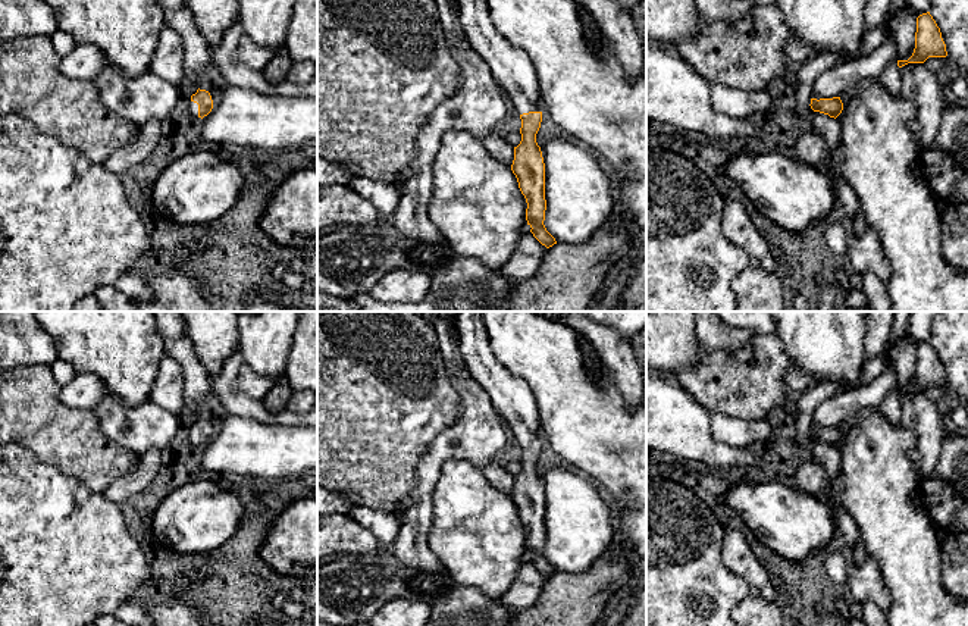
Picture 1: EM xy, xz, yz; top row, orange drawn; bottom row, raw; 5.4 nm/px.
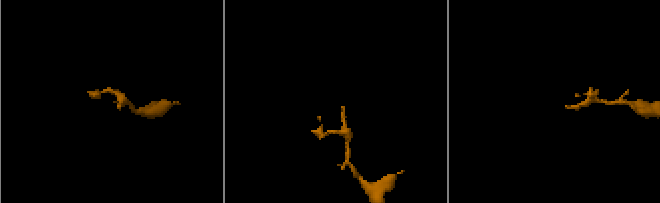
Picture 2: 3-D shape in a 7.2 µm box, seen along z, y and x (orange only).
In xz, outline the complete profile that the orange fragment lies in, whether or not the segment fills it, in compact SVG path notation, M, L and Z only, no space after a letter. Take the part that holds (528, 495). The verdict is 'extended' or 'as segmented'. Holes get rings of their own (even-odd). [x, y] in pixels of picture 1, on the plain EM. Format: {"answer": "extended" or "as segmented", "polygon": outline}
{"answer": "extended", "polygon": "M458 312L455 320L460 350L472 376L491 397L492 406L521 448L521 470L514 476L511 500L526 528L526 550L533 566L546 578L557 573L546 560L545 492L536 463L542 441L539 413L530 386L507 372L495 359L482 312Z"}

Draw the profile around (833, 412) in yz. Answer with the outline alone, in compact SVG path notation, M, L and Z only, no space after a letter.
M889 364L886 370L867 385L855 386L823 401L812 417L812 428L842 425L856 410L880 407L892 389L897 389L897 369Z

